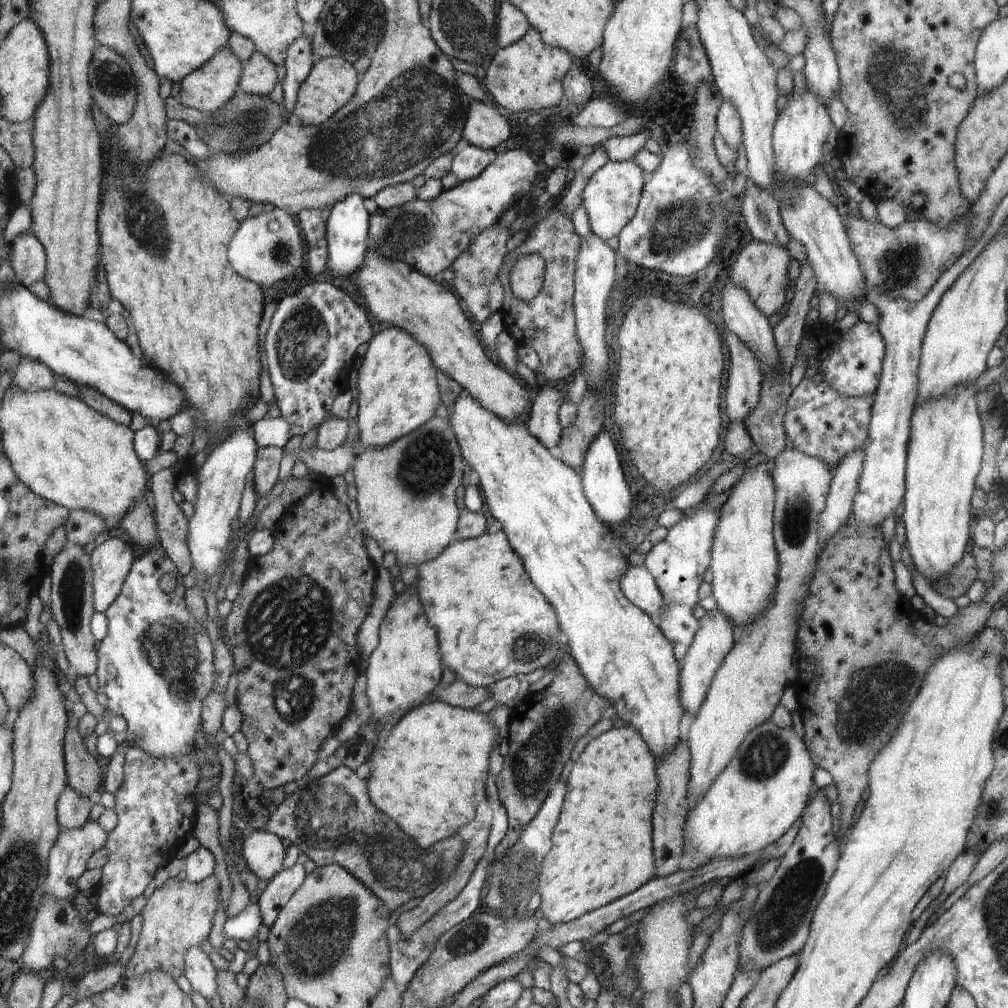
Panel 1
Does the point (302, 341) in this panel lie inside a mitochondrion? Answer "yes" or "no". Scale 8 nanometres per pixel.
yes

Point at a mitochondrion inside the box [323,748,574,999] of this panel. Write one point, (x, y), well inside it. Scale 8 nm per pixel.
(508, 879)

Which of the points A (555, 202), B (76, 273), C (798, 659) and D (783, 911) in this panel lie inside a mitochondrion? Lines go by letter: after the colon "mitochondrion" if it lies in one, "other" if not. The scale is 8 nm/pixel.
A: other
B: other
C: other
D: mitochondrion

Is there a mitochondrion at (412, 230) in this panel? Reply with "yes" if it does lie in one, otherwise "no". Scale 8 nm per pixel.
yes

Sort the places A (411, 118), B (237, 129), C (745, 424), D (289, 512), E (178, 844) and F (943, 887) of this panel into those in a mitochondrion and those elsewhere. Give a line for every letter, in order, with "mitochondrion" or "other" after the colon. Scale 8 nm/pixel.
A: mitochondrion
B: mitochondrion
C: other
D: other
E: other
F: other

